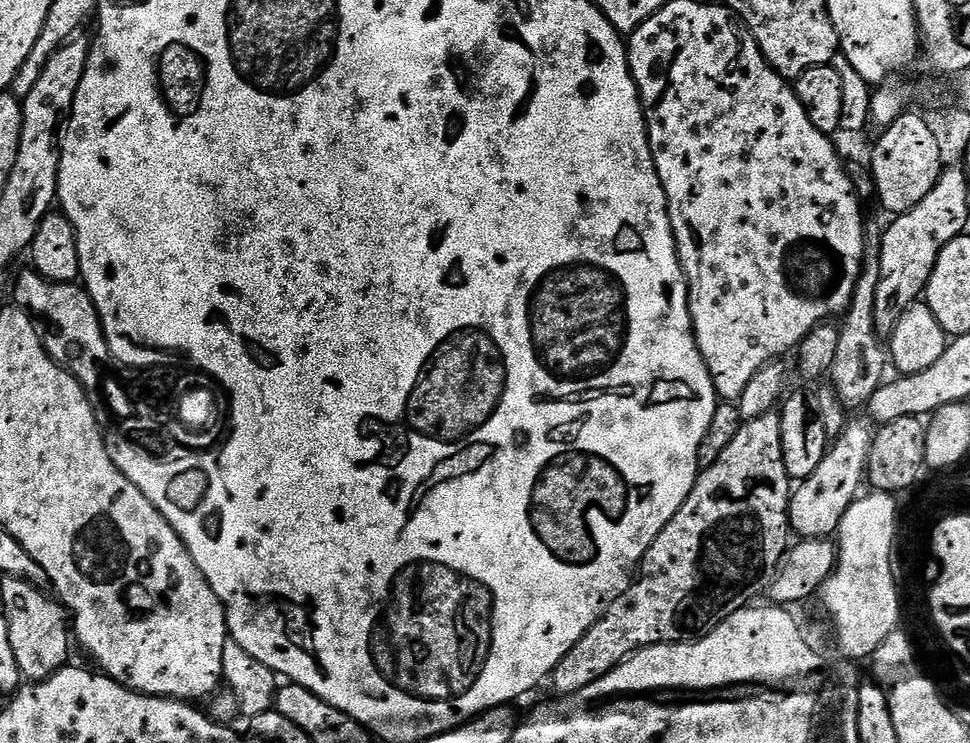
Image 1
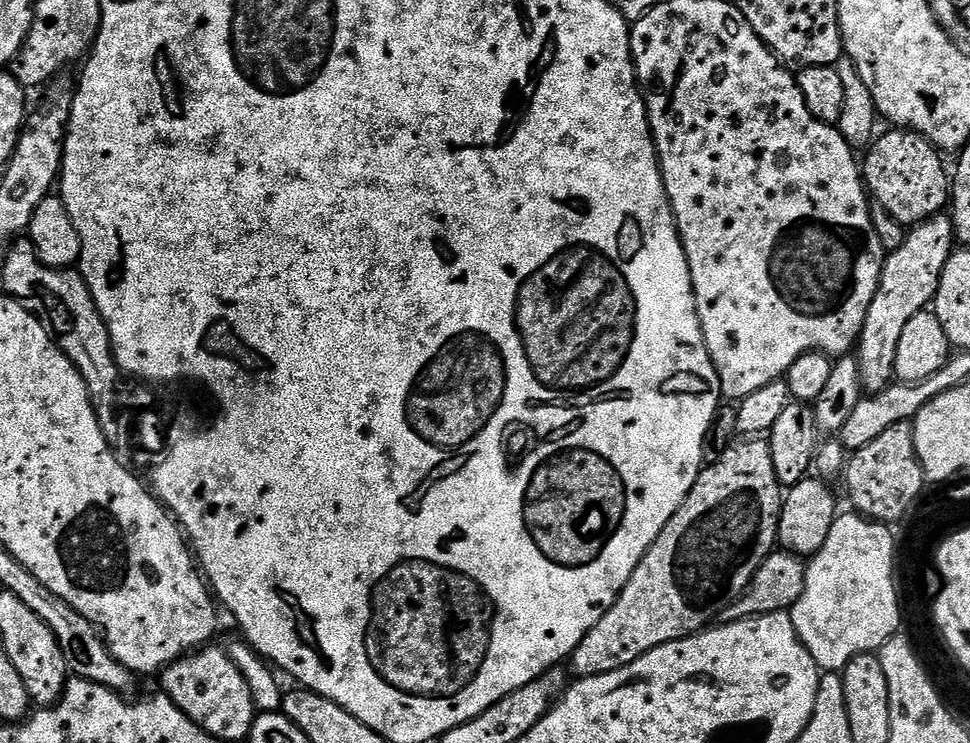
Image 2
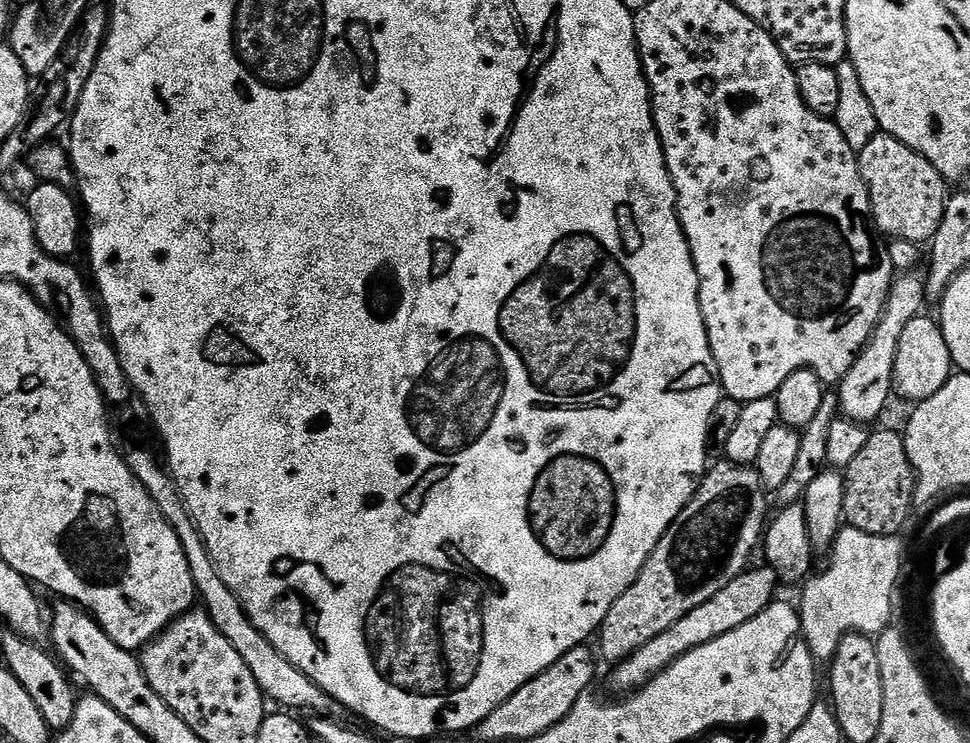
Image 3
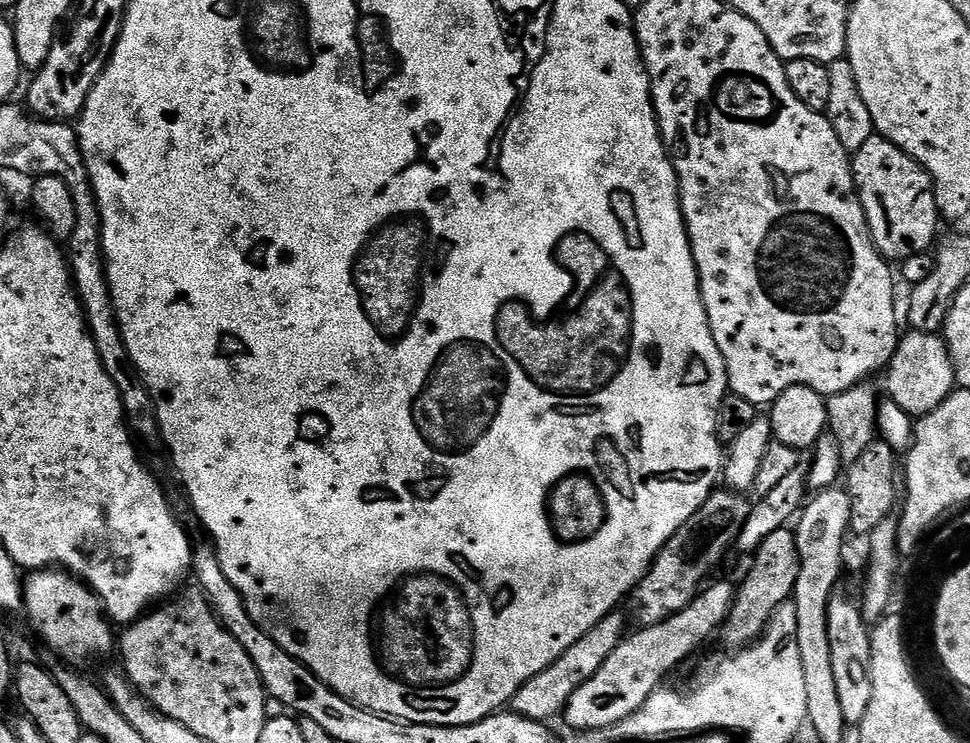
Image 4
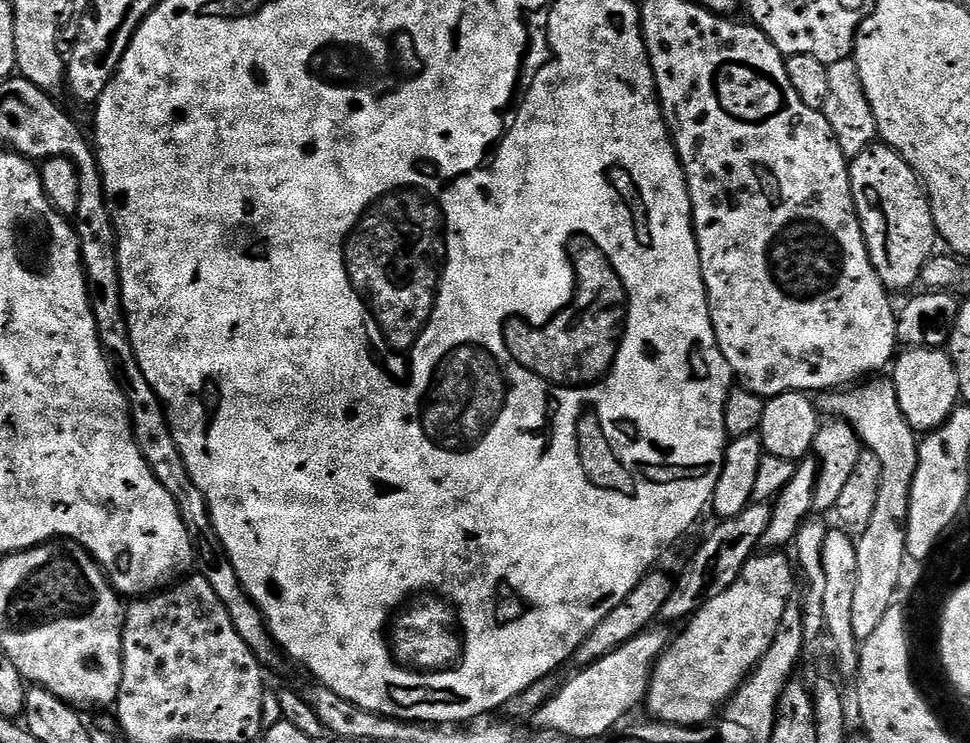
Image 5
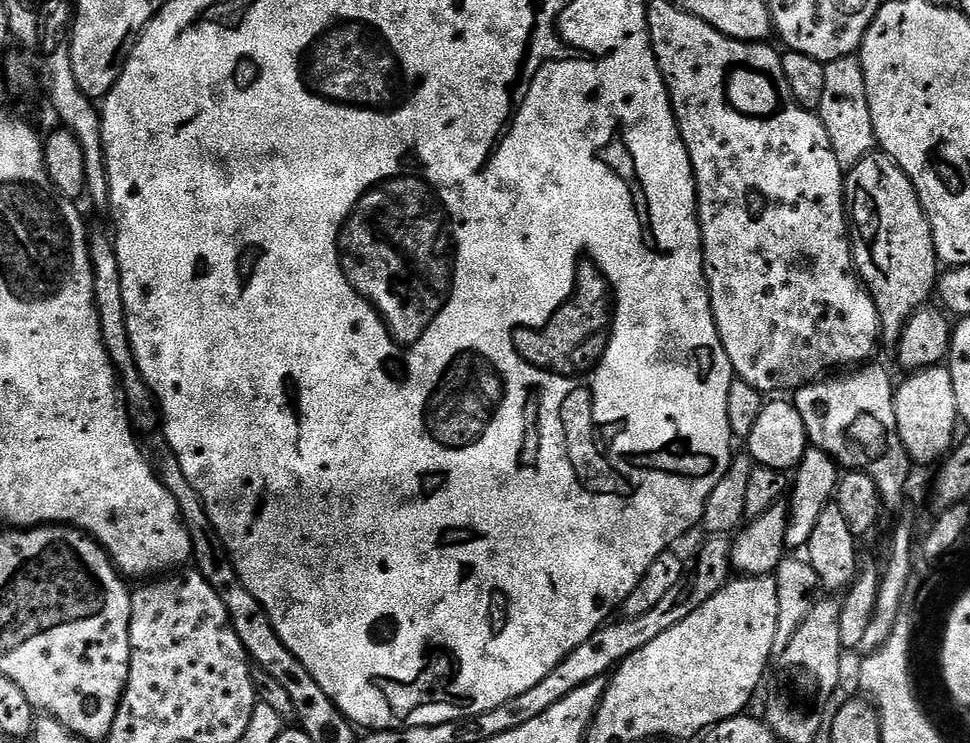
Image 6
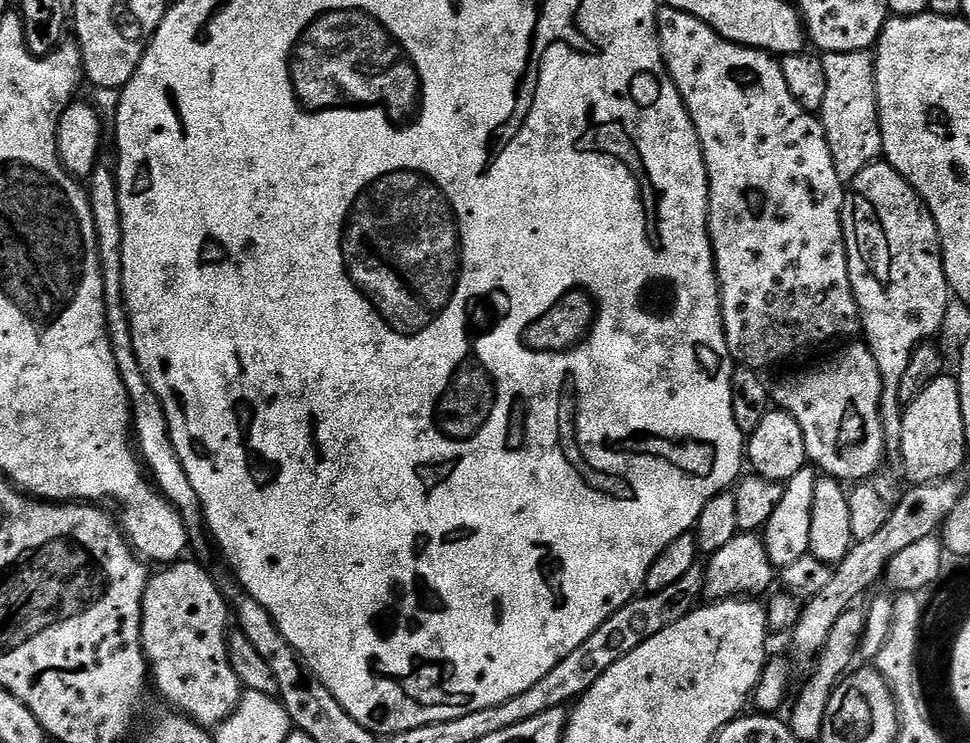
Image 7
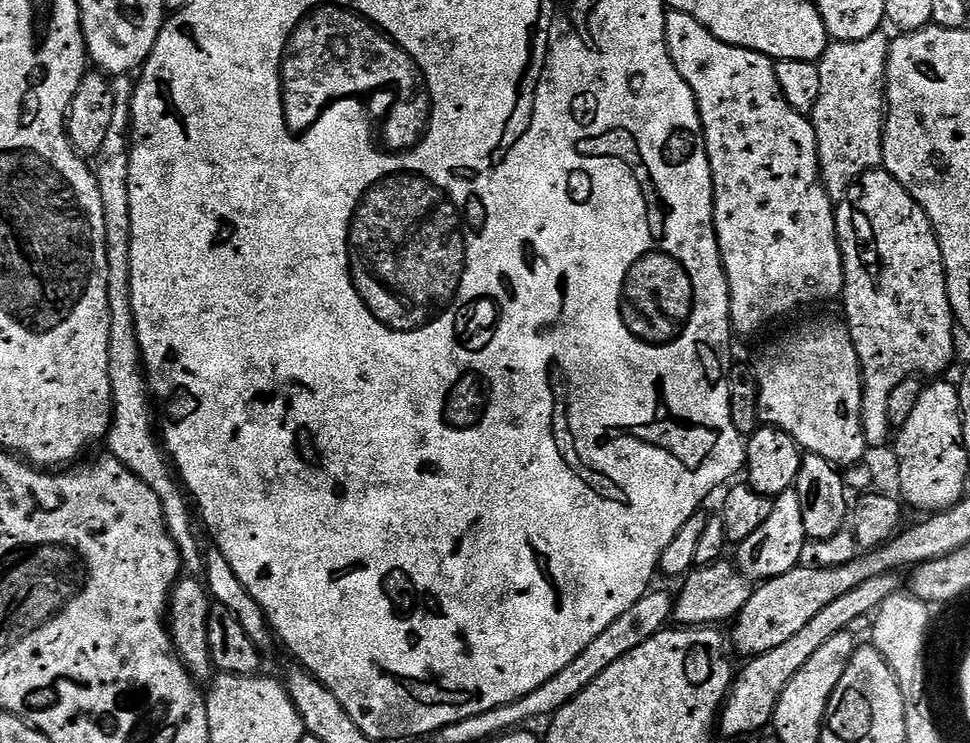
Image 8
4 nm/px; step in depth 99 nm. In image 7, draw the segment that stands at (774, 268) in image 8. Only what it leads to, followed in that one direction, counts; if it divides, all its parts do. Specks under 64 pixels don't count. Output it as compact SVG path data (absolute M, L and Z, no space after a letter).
M667 6L661 7L656 13L656 33L660 39L660 53L664 56L664 64L668 67L668 73L671 74L676 88L680 91L680 97L684 100L686 107L688 107L688 113L694 122L696 133L700 139L700 148L704 151L704 161L706 162L706 170L708 171L708 237L712 239L712 257L716 260L716 280L720 283L720 309L722 310L722 318L724 319L724 333L726 334L726 342L728 343L728 352L732 355L733 361L742 368L765 370L764 368L772 368L775 364L780 364L783 360L788 360L791 356L796 356L799 352L804 352L807 348L814 347L815 344L824 344L827 340L838 339L839 336L848 336L844 338L855 337L852 335L855 332L857 335L861 331L861 327L860 311L858 310L856 299L850 286L848 251L844 245L844 221L842 219L842 213L844 210L846 184L845 181L838 178L838 170L834 170L834 158L830 154L830 146L824 133L824 125L820 123L815 115L802 110L802 106L798 106L798 102L794 102L794 98L790 94L790 86L786 86L786 78L782 78L780 60L773 58L769 53L762 52L759 48L745 48L743 44L733 44L730 40L723 40L710 25L702 22L697 16L691 16L682 10Z

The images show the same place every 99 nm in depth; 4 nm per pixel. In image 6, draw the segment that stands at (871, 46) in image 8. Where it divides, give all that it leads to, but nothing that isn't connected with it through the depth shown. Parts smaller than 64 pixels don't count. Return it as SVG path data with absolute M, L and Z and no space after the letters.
M855 55L843 56L824 65L826 70L826 91L818 109L820 120L826 126L834 158L847 170L858 166L877 147L874 122L870 118L870 102L866 98L866 78Z

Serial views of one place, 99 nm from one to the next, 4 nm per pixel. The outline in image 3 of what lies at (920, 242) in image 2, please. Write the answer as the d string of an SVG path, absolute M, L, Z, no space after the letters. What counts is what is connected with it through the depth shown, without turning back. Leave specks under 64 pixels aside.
M900 274L892 281L892 289L888 291L888 301L884 307L884 312L880 315L880 321L876 323L876 329L870 334L866 346L856 357L854 366L850 366L848 373L840 379L838 385L838 395L840 398L840 412L855 424L865 426L871 425L871 420L876 420L884 412L884 407L888 404L888 399L893 399L894 389L892 379L894 378L894 362L898 358L898 342L902 338L902 330L910 326L910 322L915 316L921 315L925 311L926 297L924 295L925 277L920 274Z

